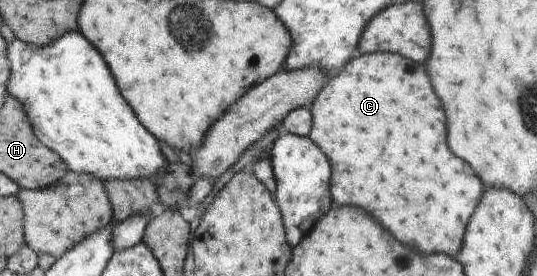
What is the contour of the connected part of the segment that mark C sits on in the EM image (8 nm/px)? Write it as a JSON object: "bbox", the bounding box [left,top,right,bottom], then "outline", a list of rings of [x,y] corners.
{"bbox":[308,52,484,258],"outline":[[[392,52],[354,57],[340,75],[334,73],[328,77],[328,83],[311,107],[313,124],[308,136],[332,164],[333,205],[358,205],[370,211],[402,245],[422,254],[446,254],[453,258],[462,250],[468,220],[480,203],[484,185],[472,167],[448,149],[446,115],[422,63]]]}

